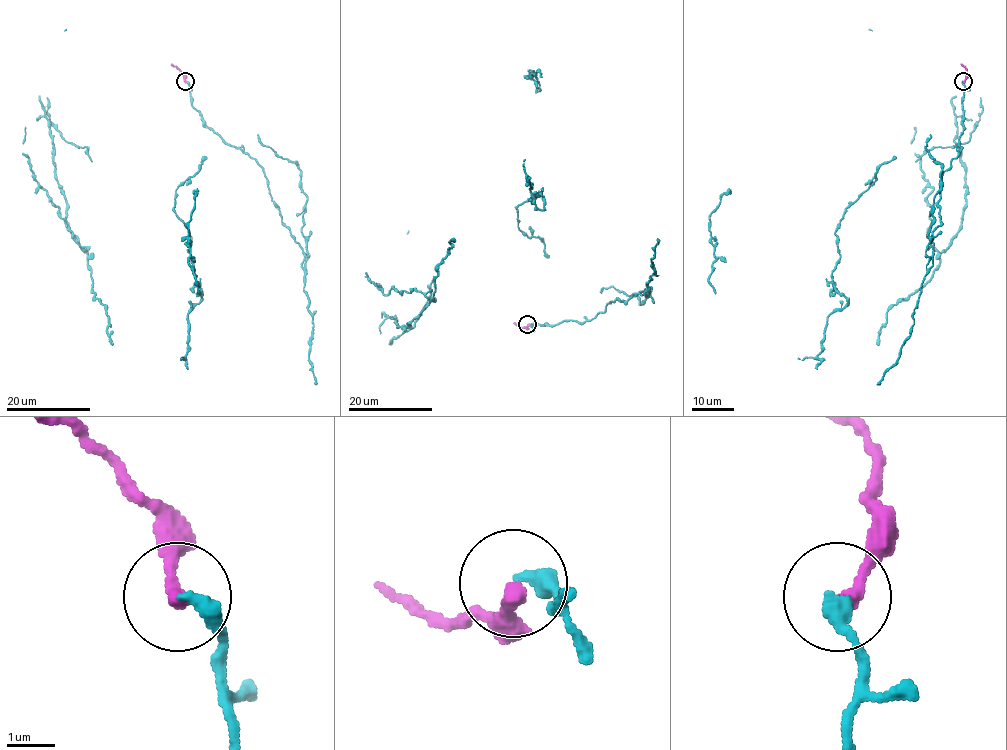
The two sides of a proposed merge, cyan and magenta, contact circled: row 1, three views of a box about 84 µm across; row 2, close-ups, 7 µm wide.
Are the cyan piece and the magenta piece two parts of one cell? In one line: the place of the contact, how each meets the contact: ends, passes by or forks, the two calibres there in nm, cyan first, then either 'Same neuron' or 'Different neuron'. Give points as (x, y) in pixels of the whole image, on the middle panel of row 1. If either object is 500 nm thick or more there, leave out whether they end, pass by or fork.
Place: (527, 324). At the ring cyan ends. At the ring magenta ends. Thickness 360 nm (cyan) against 320 nm. Same neuron

